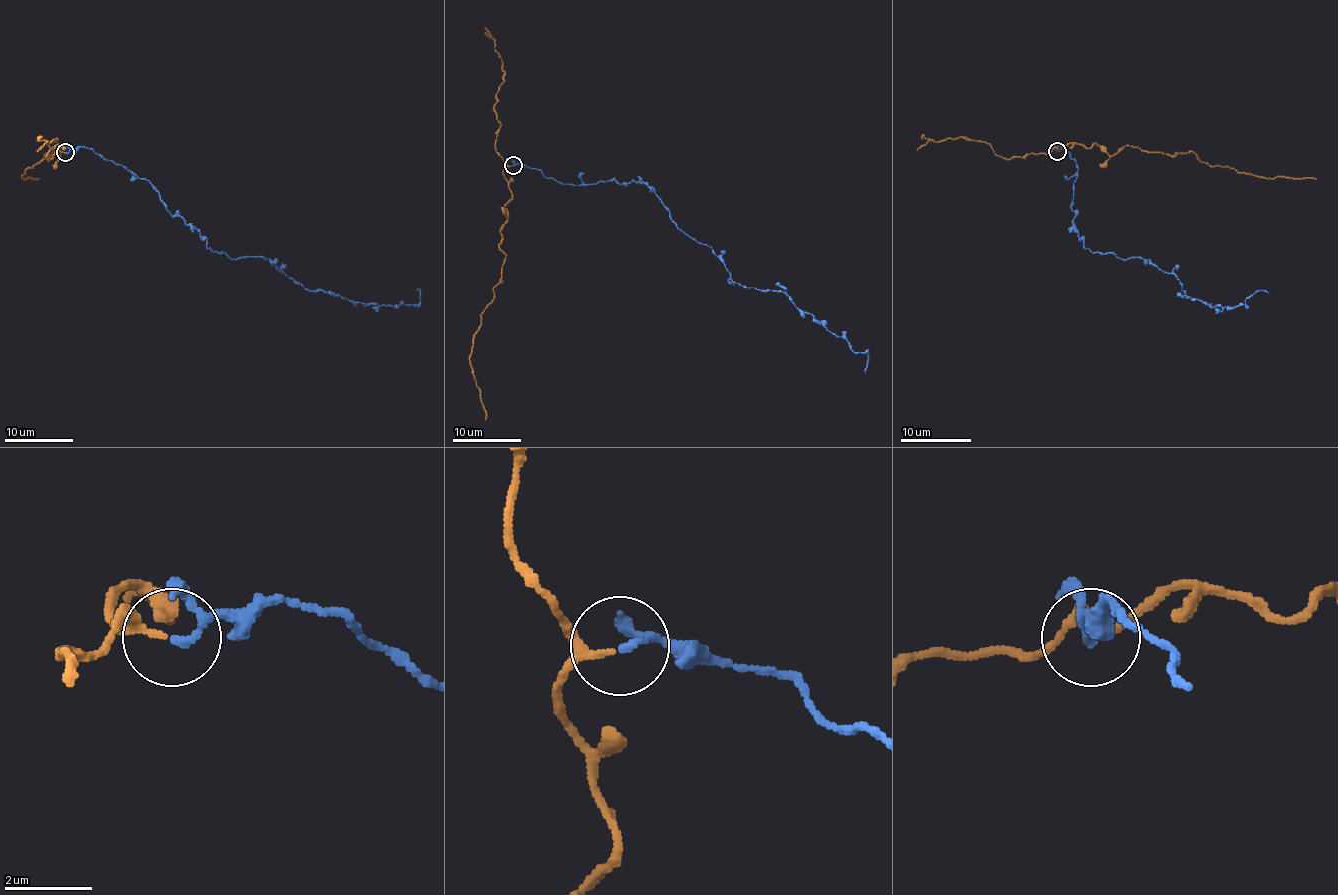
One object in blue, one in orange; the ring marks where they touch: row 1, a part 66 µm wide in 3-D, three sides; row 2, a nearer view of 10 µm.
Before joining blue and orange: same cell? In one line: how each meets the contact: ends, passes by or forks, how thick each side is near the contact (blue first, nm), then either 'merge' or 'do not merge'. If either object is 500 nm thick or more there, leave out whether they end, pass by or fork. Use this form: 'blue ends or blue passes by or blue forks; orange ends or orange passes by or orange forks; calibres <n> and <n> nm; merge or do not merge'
blue passes by; orange passes by; calibres 130 and 140 nm; merge

